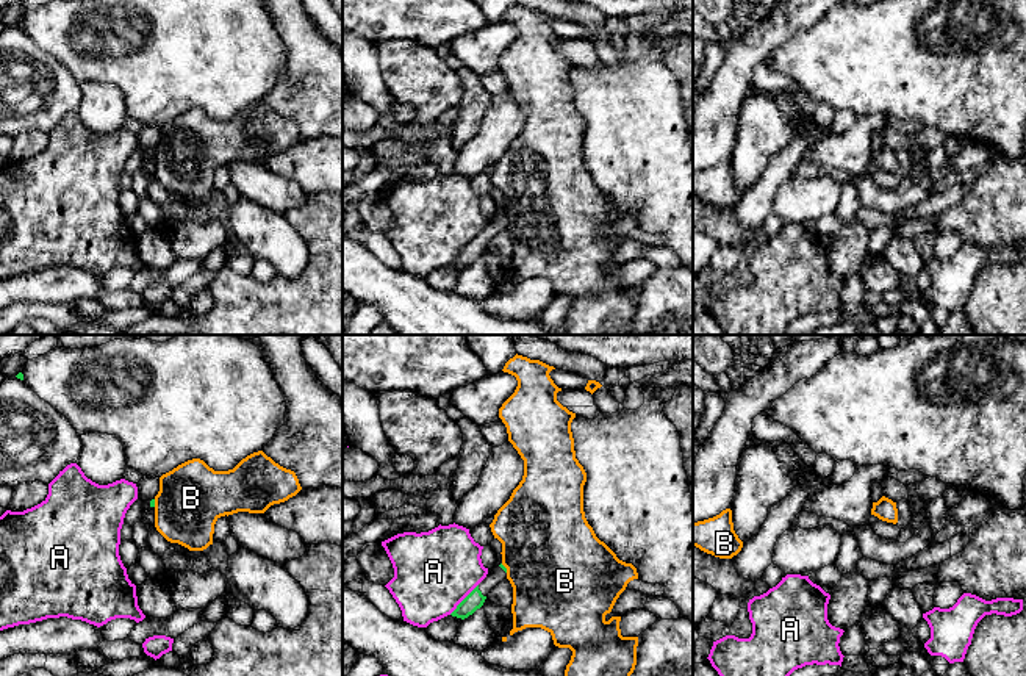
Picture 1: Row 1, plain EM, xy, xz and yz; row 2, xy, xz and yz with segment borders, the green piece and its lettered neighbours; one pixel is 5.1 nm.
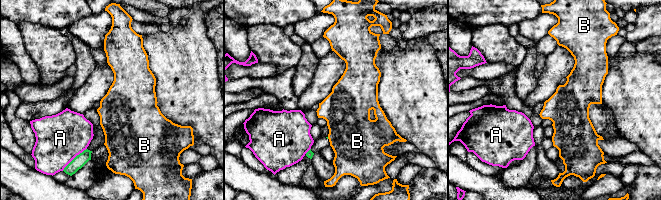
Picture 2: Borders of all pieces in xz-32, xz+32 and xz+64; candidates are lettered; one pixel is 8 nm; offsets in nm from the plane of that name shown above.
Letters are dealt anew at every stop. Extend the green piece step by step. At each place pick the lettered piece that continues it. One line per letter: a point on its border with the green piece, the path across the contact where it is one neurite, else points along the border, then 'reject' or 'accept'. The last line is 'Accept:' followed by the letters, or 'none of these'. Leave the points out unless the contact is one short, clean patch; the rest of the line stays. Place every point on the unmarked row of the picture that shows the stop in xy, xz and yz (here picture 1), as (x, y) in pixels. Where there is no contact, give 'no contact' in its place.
A: meets green in xz at (463, 249); border along xz (477, 233), (449, 263); reject
B: meets green in xz at (505, 218); border along xz (501, 213), (507, 221); reject
Accept: none of these

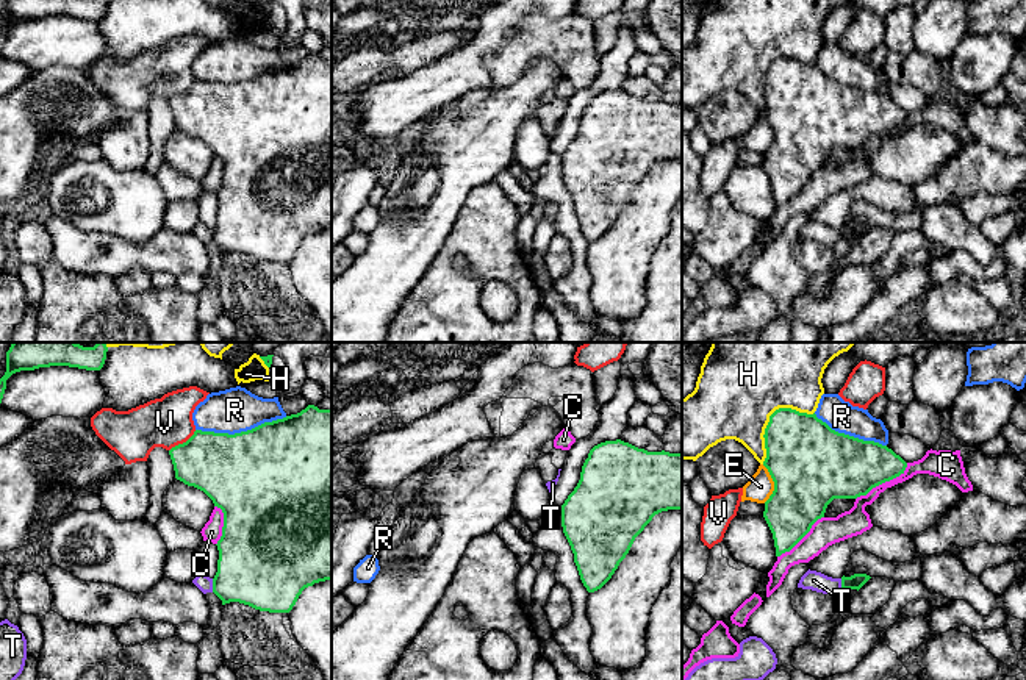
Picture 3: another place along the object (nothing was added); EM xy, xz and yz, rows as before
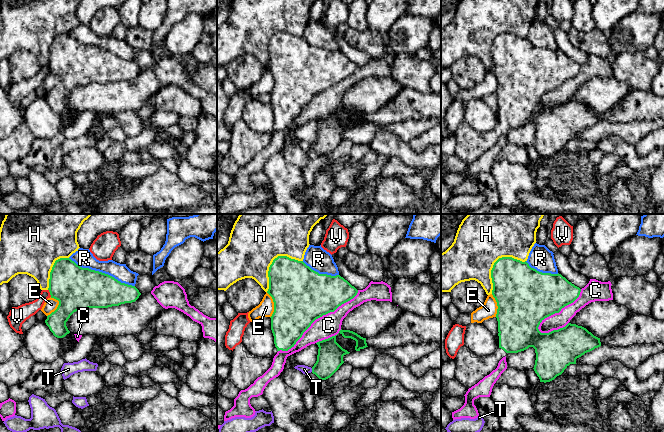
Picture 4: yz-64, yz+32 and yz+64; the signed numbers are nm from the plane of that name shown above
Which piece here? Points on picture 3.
C: meets green in yz at (882, 132); reject
E: meets green in yz at (774, 133); border along yz (762, 114), (773, 132), (773, 143), (765, 152); reject
H: meets green in yz at (770, 68); reject
R: meets green in xy at (241, 82); reject
T: meets green in xy at (213, 235); border along xy (211, 229), (213, 241); reject
V: meets green in xy at (183, 93); reject
Accept: none of these

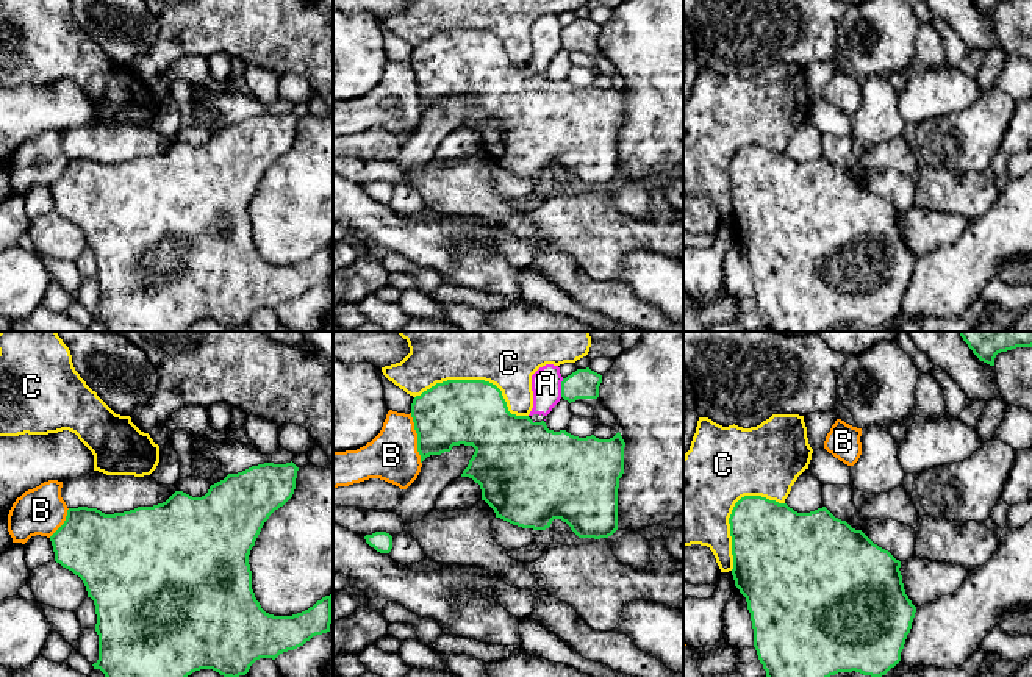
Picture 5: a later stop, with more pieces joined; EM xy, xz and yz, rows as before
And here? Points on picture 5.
A: meets green in xz at (562, 38); reject
B: meets green in xz at (418, 88); reject
C: meets green in xz at (477, 30); reject
Accept: none of these

